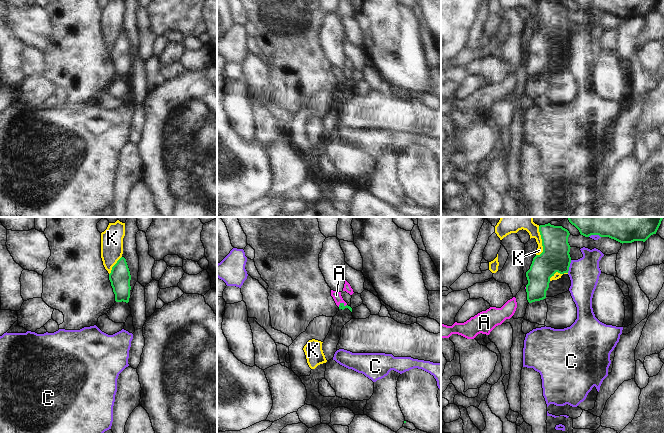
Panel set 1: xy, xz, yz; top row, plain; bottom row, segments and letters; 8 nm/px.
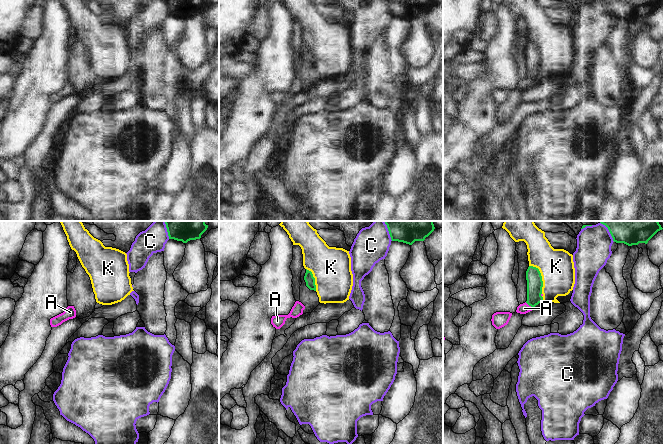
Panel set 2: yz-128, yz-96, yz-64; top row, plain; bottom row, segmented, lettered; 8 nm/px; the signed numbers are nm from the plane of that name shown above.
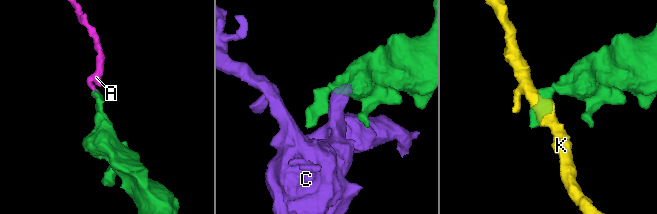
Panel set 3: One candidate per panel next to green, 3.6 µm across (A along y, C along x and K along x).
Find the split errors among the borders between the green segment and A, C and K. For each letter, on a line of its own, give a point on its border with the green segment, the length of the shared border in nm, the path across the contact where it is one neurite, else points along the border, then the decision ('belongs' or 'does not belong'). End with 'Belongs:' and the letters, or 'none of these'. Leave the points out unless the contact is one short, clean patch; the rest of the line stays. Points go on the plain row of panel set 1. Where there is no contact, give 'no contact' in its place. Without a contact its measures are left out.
A: xz (342, 79) | 70 nm | across xz (341, 82), (342, 79), (336, 71) | belongs
C: yz (569, 42) | 110 nm | does not belong
K: yz (542, 18) | 240 nm | does not belong
Belongs: A

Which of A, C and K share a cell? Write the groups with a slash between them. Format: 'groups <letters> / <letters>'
groups A / C / K

